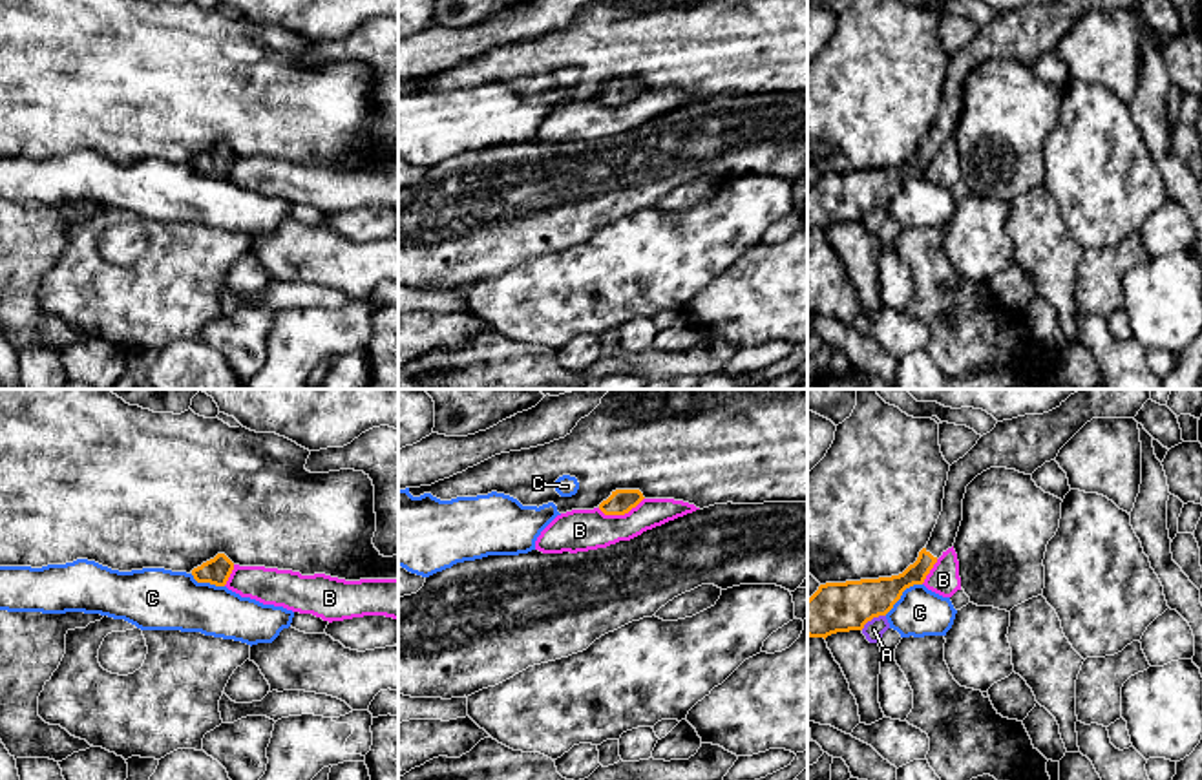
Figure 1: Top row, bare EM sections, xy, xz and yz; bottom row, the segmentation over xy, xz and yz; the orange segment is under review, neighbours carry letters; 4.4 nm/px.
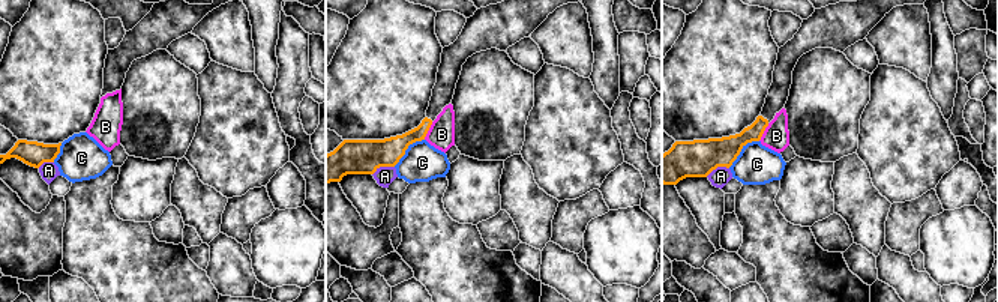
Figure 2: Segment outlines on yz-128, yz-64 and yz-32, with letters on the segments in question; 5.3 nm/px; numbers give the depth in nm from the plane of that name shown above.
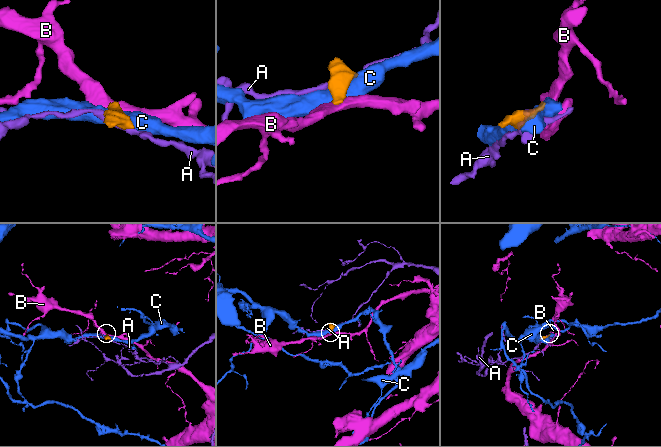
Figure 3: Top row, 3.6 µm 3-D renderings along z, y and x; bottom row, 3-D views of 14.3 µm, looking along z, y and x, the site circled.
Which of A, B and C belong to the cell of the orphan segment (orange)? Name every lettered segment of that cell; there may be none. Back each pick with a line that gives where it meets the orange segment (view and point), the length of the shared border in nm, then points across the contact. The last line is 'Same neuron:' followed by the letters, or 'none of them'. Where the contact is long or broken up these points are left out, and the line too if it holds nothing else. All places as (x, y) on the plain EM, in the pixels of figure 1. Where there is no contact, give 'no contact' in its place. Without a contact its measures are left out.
Same neuron: none of them

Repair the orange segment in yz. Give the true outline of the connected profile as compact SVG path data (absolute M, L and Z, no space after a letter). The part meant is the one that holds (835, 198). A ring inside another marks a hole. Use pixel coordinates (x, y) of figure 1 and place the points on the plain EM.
M1052 0L997 13L977 35L950 57L943 102L928 135L902 164L879 170L826 174L807 190L807 227L828 228L862 221L868 212L886 206L913 175L923 175L937 150L954 137L966 77L990 58L1032 66L1092 9L1134 9L1140 0Z

